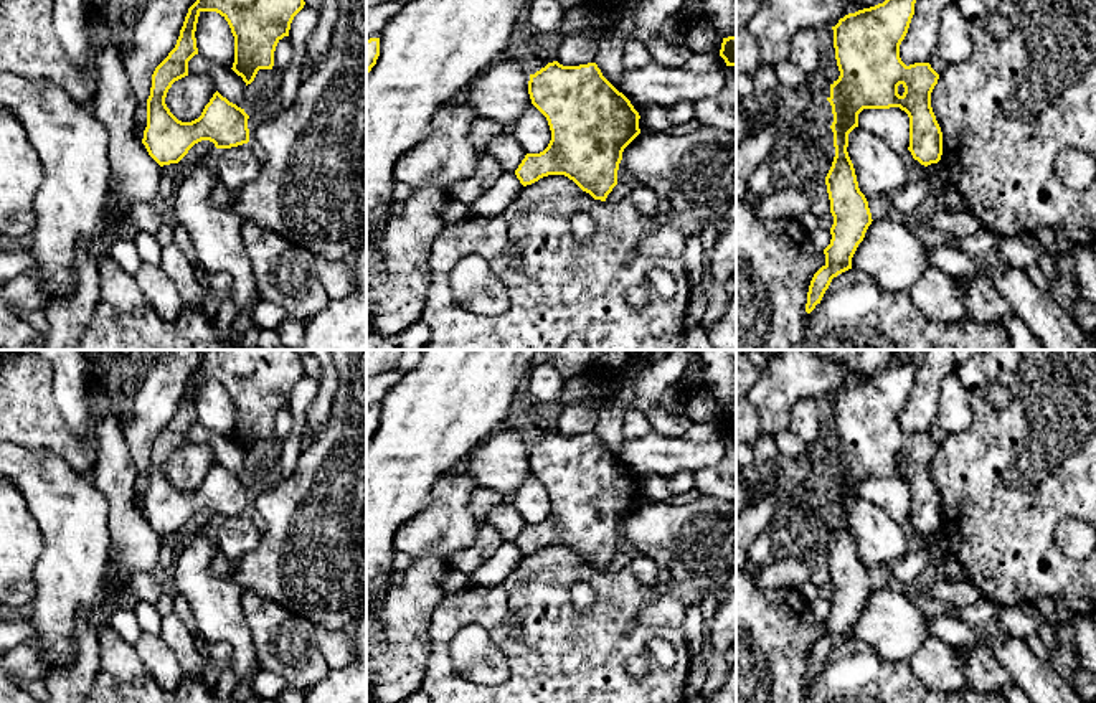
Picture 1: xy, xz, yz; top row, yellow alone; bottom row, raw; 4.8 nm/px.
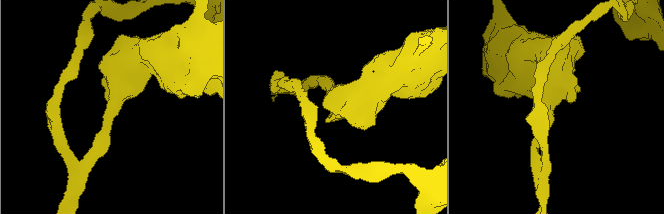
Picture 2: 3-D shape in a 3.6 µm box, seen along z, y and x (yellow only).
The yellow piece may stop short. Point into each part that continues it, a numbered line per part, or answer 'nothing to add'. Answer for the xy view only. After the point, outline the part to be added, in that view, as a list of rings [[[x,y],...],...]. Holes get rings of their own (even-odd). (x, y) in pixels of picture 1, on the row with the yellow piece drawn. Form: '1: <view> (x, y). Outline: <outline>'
nothing to add

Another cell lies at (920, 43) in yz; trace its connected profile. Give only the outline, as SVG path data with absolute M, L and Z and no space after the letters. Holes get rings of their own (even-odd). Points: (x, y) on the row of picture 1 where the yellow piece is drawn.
M916 0L908 33L900 45L900 58L909 66L929 63L936 54L942 10L956 0Z

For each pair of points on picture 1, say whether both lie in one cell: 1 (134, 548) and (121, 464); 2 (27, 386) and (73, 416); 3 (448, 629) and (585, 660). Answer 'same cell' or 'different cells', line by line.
1: same cell
2: different cells
3: same cell

